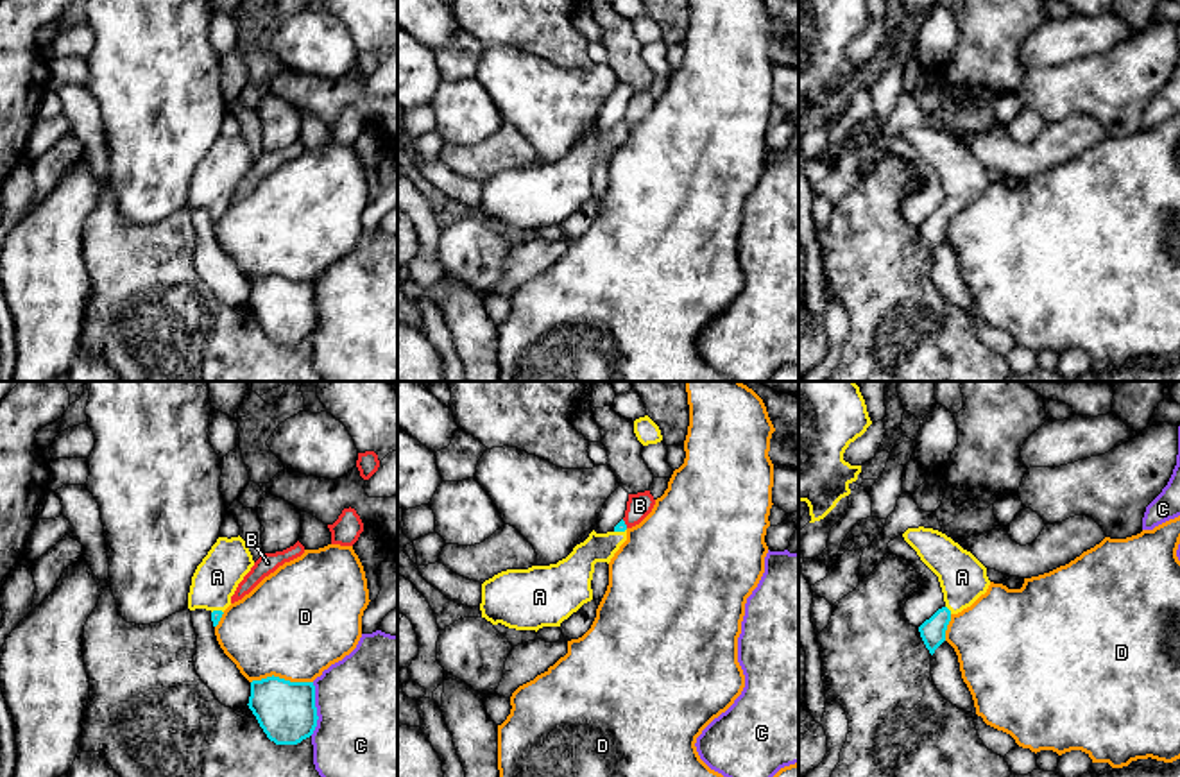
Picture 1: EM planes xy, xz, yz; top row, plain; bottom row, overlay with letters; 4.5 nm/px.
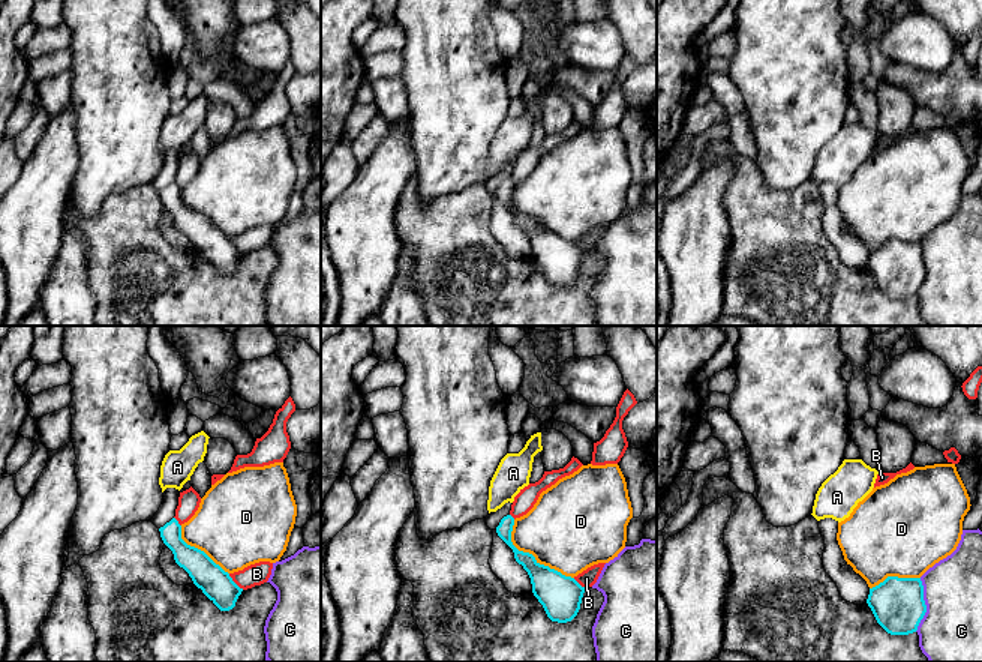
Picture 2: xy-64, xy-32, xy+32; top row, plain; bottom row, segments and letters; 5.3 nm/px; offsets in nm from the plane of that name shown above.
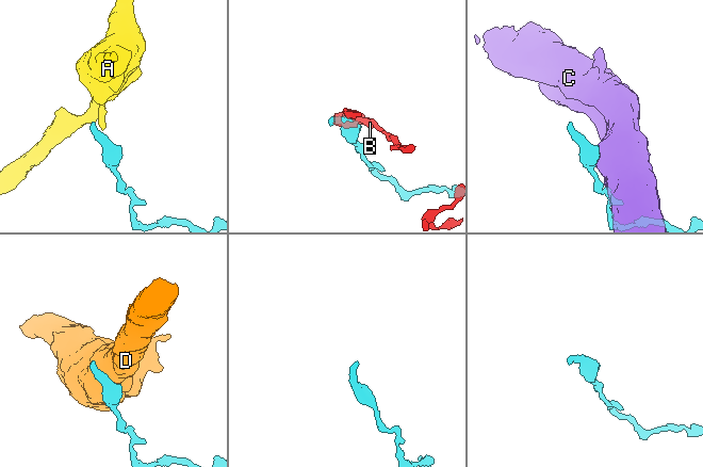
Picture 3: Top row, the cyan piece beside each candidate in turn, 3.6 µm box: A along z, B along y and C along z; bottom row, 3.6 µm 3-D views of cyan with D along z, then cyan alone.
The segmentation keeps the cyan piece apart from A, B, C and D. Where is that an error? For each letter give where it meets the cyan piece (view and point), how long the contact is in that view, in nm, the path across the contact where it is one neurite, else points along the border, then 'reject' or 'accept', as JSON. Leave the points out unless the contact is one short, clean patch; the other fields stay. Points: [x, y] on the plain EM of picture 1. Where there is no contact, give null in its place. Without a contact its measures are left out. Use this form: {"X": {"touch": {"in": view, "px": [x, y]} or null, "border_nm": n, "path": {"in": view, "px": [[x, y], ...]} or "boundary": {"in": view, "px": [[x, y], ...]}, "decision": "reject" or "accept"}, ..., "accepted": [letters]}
{"A": {"touch": {"in": "yz", "px": [948, 208]}, "border_nm": 50, "path": {"in": "yz", "px": [[932, 230], [948, 208], [957, 199], [962, 176]]}, "decision": "accept"}, "B": {"touch": {"in": "xz", "px": [624, 122]}, "border_nm": 50, "decision": "reject"}, "C": {"touch": {"in": "xy", "px": [316, 308]}, "border_nm": 240, "boundary": {"in": "xy", "px": [[314, 281], [317, 324], [310, 333]]}, "decision": "reject"}, "D": {"touch": {"in": "xy", "px": [282, 278]}, "border_nm": 280, "decision": "reject"}, "accepted": ["A"]}

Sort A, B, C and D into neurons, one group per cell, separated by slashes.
A / B / C / D

